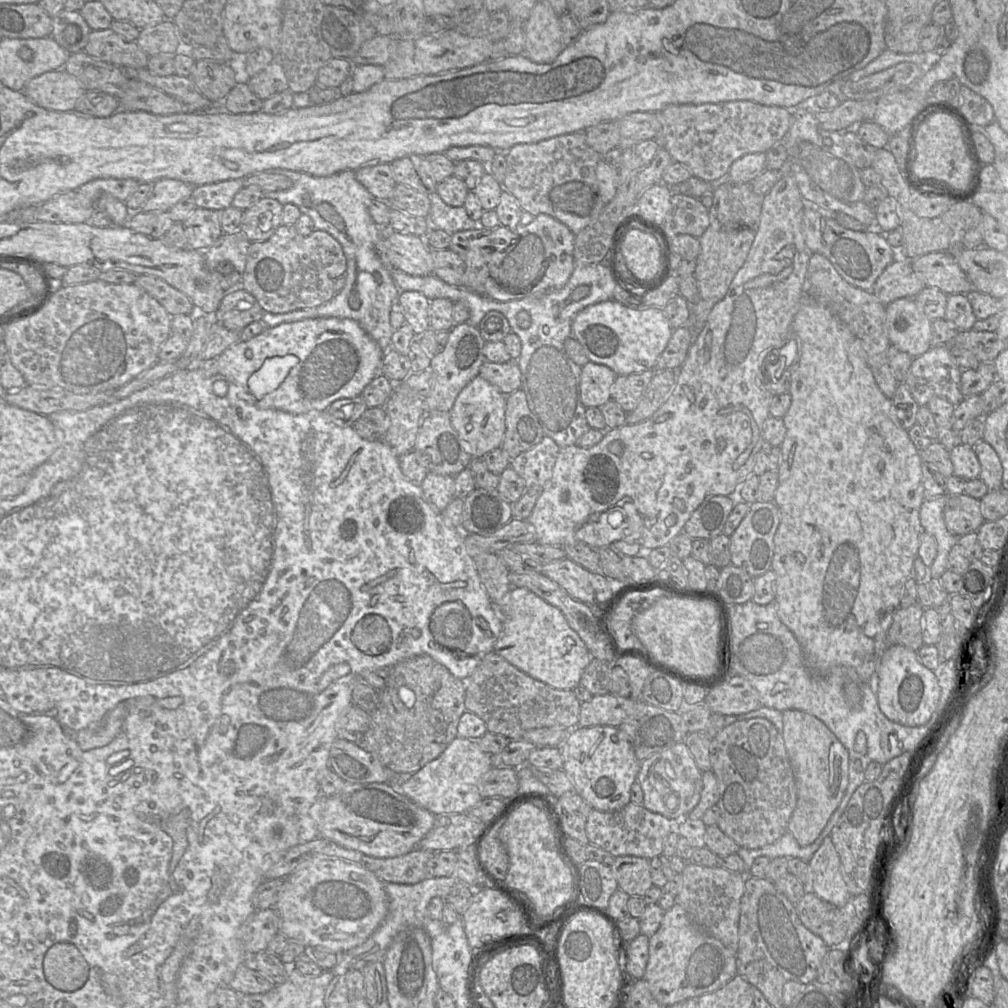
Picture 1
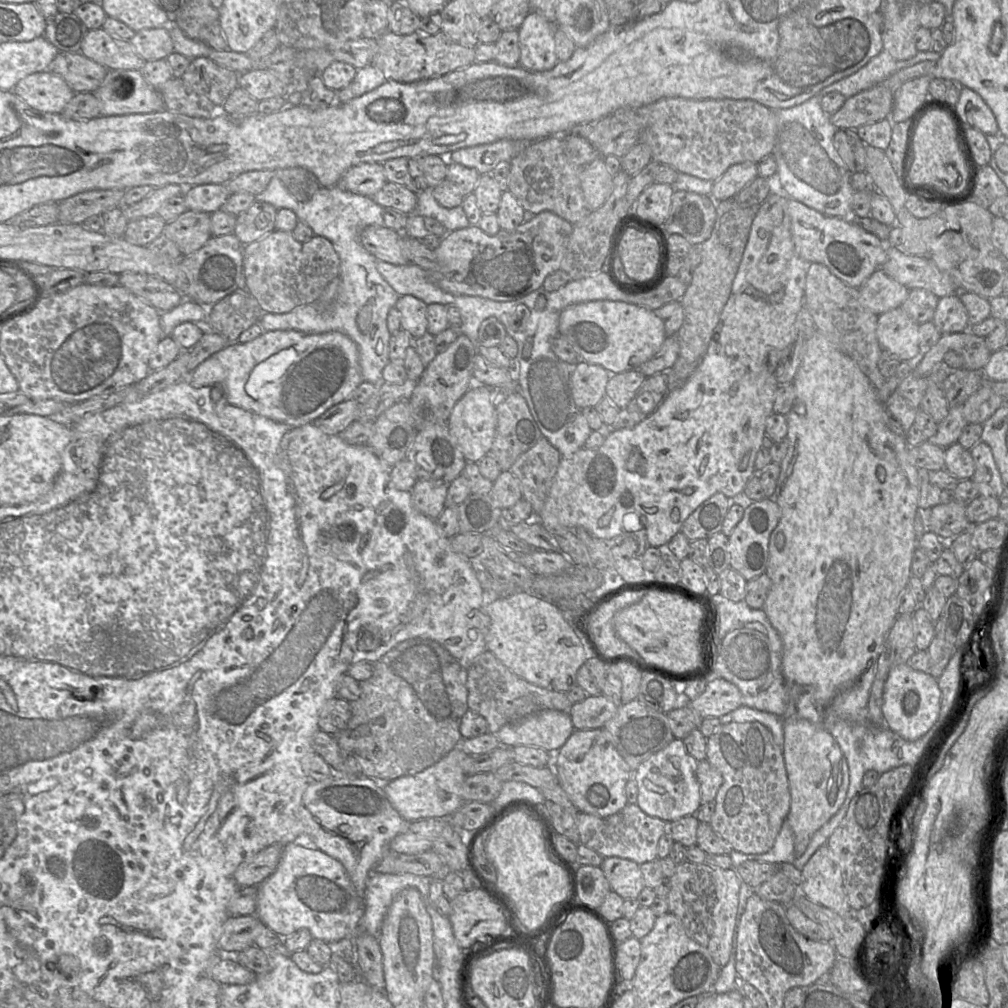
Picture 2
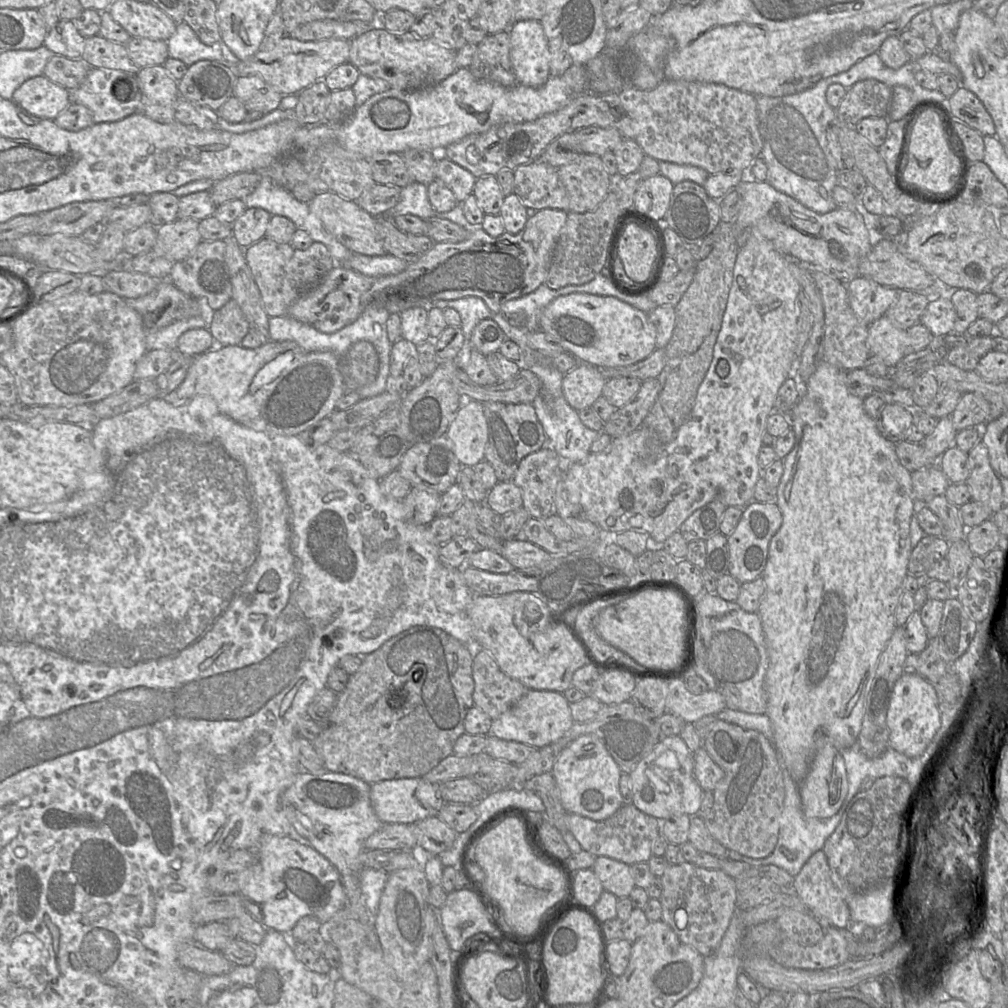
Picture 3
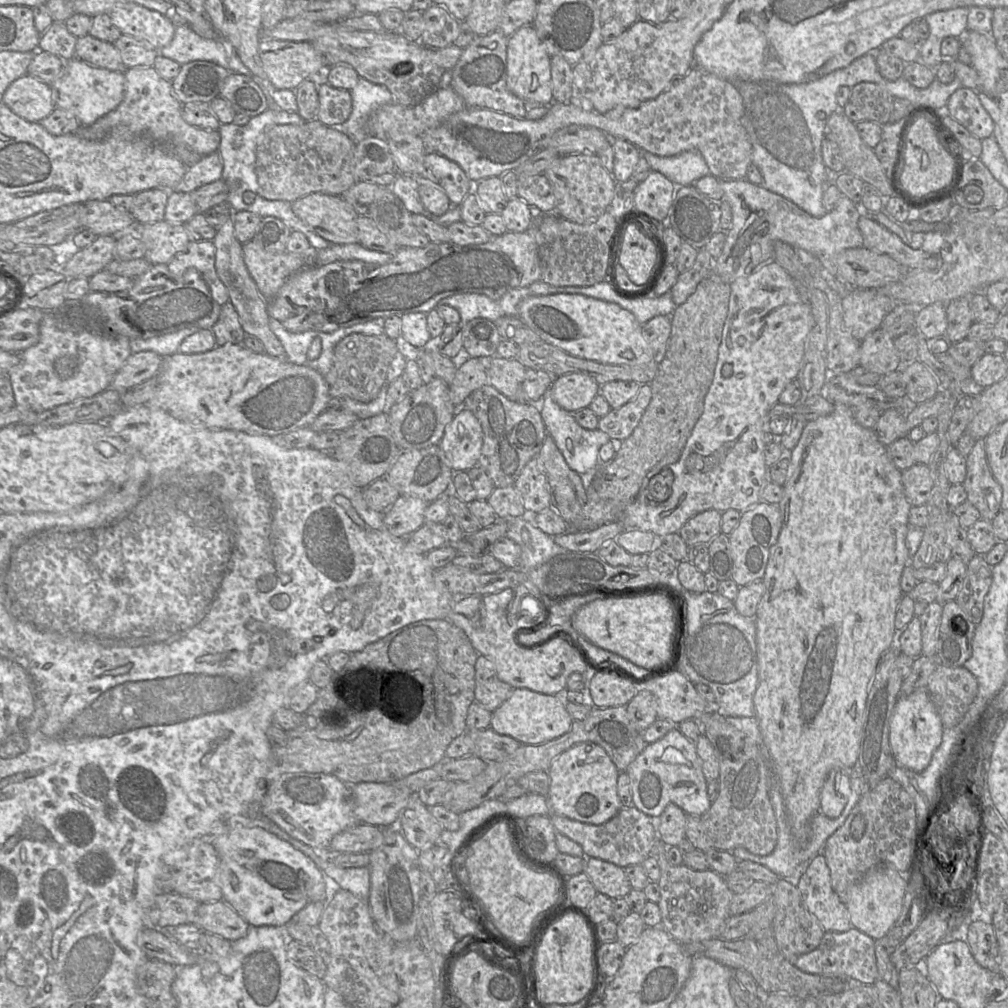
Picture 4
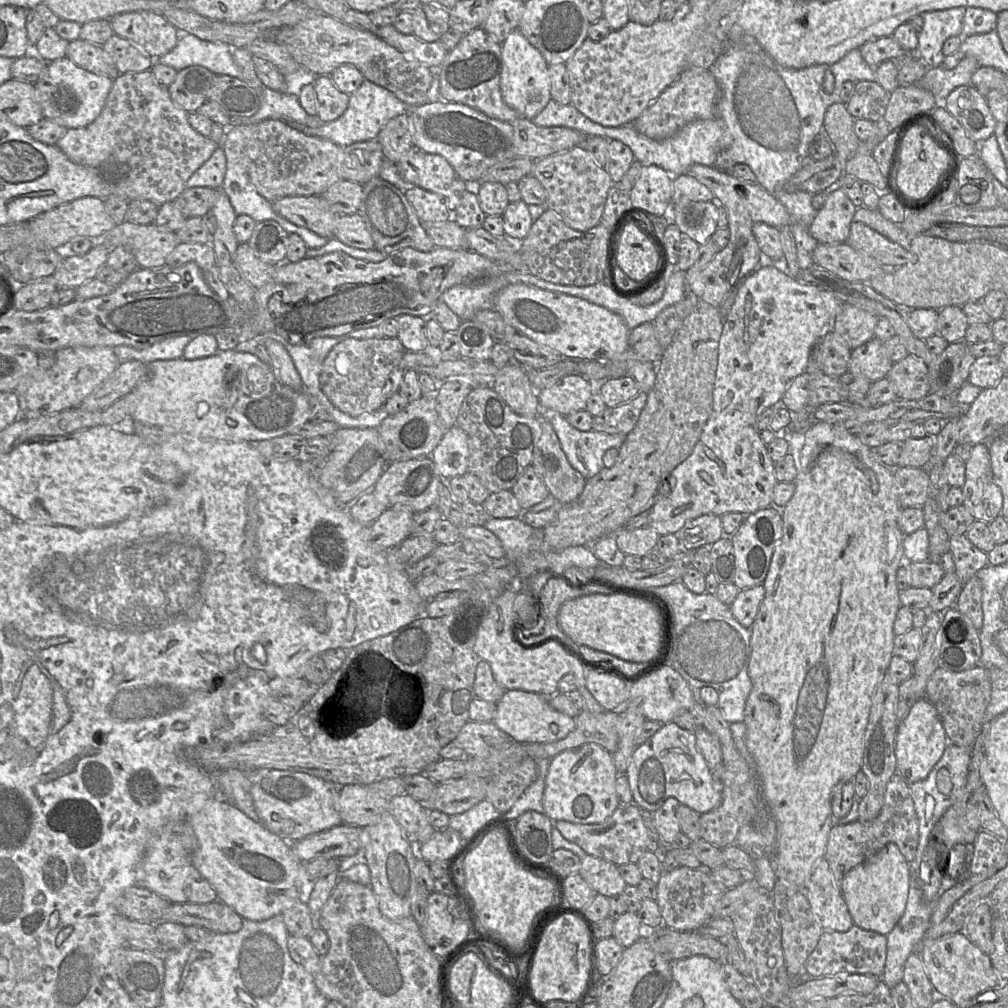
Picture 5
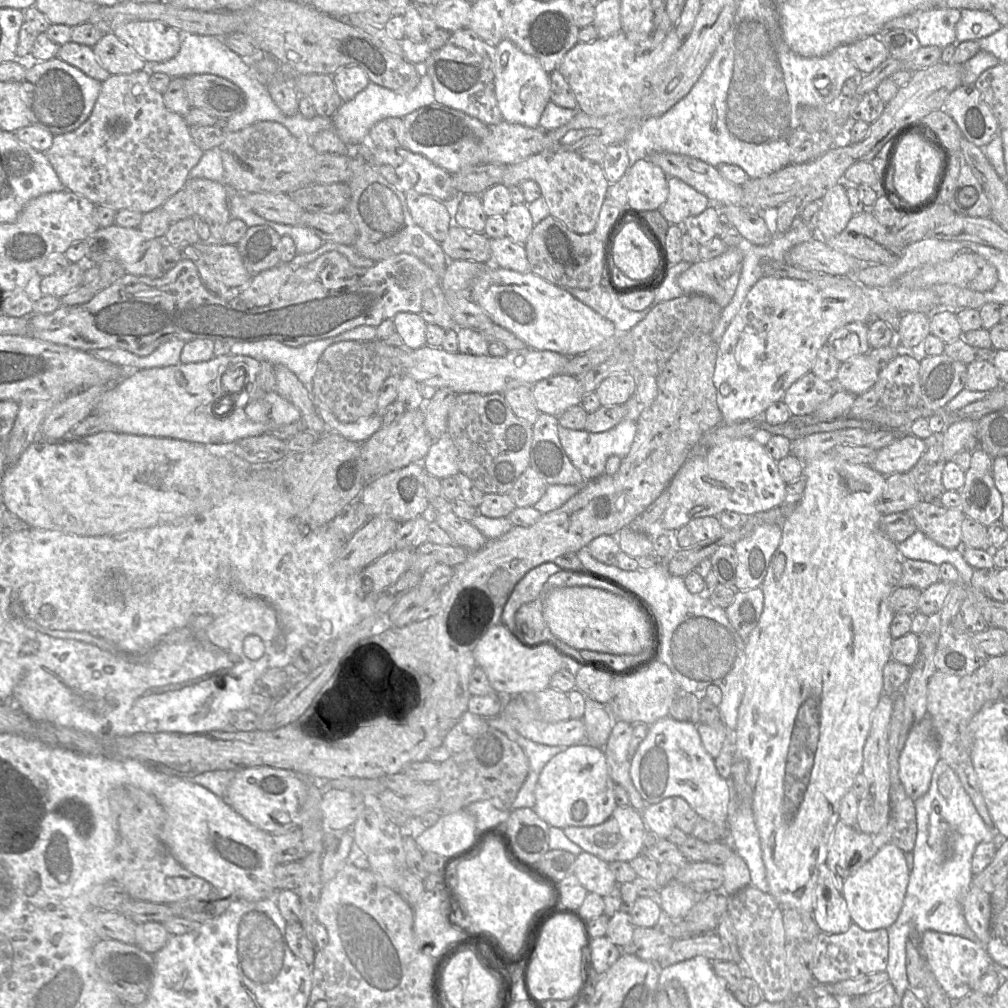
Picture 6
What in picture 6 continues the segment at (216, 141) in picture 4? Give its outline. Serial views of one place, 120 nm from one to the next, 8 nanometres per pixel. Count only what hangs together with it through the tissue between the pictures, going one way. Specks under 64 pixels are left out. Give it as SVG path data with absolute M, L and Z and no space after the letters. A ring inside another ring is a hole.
M145 69L130 74L110 74L102 82L86 121L74 131L54 135L51 147L44 153L65 189L84 196L96 206L147 213L161 207L184 187L190 170L199 162L204 151L195 144L184 116L165 106L163 93L150 86L149 78L150 74Z

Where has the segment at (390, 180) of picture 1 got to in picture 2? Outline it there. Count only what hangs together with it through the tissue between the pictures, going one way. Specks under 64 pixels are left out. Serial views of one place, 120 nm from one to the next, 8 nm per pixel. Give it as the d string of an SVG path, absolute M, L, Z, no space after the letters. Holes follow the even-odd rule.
M364 163L348 169L337 185L349 192L372 197L387 182L383 164Z

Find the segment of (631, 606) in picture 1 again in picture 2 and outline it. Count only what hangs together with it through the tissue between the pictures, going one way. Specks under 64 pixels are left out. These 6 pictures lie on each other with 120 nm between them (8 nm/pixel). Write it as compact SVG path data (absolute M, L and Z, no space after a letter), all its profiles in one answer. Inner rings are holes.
M626 591L610 601L598 603L582 615L579 627L601 657L624 656L644 663L641 656L620 639L614 629L614 618L617 613L640 601L644 595L644 591Z

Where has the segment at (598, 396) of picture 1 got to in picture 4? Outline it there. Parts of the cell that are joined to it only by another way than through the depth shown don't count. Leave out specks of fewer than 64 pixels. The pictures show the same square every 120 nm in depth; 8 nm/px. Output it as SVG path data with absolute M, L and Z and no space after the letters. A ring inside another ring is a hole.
M580 373L556 377L550 387L555 403L570 413L588 408L599 392L600 385L592 377Z

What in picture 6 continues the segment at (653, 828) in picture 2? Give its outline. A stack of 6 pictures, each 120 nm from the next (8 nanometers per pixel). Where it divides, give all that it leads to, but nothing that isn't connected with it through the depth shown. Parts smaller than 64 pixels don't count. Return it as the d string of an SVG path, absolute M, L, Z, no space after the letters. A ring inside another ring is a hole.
M630 805L616 806L610 817L603 823L595 826L575 827L563 829L565 835L585 852L593 854L607 863L614 861L630 862L644 850L644 833L646 825L641 815Z

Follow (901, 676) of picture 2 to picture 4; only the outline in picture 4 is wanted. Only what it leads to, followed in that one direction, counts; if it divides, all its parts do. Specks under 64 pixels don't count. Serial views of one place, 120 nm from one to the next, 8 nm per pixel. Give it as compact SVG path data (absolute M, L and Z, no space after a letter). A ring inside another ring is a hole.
M926 688L907 696L899 696L890 718L889 743L897 766L914 772L924 771L941 744L943 724Z

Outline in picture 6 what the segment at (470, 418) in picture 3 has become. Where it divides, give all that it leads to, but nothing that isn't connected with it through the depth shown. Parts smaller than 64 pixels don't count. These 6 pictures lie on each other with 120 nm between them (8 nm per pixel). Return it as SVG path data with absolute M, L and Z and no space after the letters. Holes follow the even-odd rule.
M448 434L434 441L421 463L428 475L438 479L455 477L460 473L457 465L458 450Z

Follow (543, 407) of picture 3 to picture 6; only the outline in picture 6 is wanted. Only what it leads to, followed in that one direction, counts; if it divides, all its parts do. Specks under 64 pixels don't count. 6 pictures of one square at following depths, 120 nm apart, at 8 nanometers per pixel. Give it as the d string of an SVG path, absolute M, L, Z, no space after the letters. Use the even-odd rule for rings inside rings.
M636 392L624 406L626 415L623 420L608 431L591 433L586 430L572 430L559 425L558 435L561 445L585 481L591 481L602 476L605 473L606 462L609 457L618 456L623 459L630 452L637 431L638 419L644 408L637 399Z

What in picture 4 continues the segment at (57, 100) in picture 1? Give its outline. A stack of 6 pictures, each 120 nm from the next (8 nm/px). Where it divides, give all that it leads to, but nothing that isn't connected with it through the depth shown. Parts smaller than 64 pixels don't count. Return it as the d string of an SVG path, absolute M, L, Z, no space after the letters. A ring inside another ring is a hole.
M29 74L16 79L7 87L2 102L29 122L40 122L55 109L51 86Z

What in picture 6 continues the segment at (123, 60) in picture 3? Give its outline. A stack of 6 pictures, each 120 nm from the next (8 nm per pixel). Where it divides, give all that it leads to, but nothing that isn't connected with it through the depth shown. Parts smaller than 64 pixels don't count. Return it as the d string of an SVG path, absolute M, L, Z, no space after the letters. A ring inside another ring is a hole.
M70 40L60 46L56 57L73 65L87 76L100 82L105 81L110 76L110 73L99 64L90 46Z

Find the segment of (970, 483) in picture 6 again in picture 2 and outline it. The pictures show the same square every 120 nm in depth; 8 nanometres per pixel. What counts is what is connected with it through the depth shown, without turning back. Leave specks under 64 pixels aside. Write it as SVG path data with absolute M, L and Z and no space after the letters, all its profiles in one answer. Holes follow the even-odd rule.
M980 441L970 452L975 463L975 472L971 480L977 485L979 495L998 499L1003 497L1004 489L1001 474L990 446Z

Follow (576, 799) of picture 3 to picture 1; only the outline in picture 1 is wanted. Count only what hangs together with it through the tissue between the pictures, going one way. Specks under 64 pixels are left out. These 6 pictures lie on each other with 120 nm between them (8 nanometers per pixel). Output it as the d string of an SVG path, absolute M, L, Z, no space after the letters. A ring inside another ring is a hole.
M576 726L560 746L563 770L581 796L593 809L618 811L630 801L632 784L637 781L640 763L626 735L612 726Z

